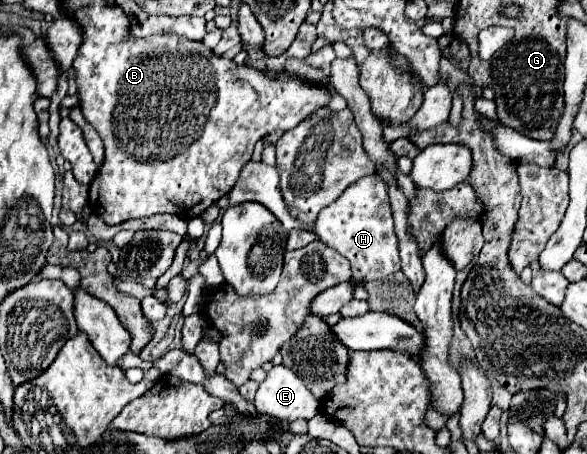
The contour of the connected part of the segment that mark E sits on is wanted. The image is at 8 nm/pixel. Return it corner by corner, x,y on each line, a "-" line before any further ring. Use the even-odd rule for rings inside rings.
274,365
268,371
268,377
260,383
256,391
254,405
260,413
284,421
312,419
320,409
320,401
286,365

